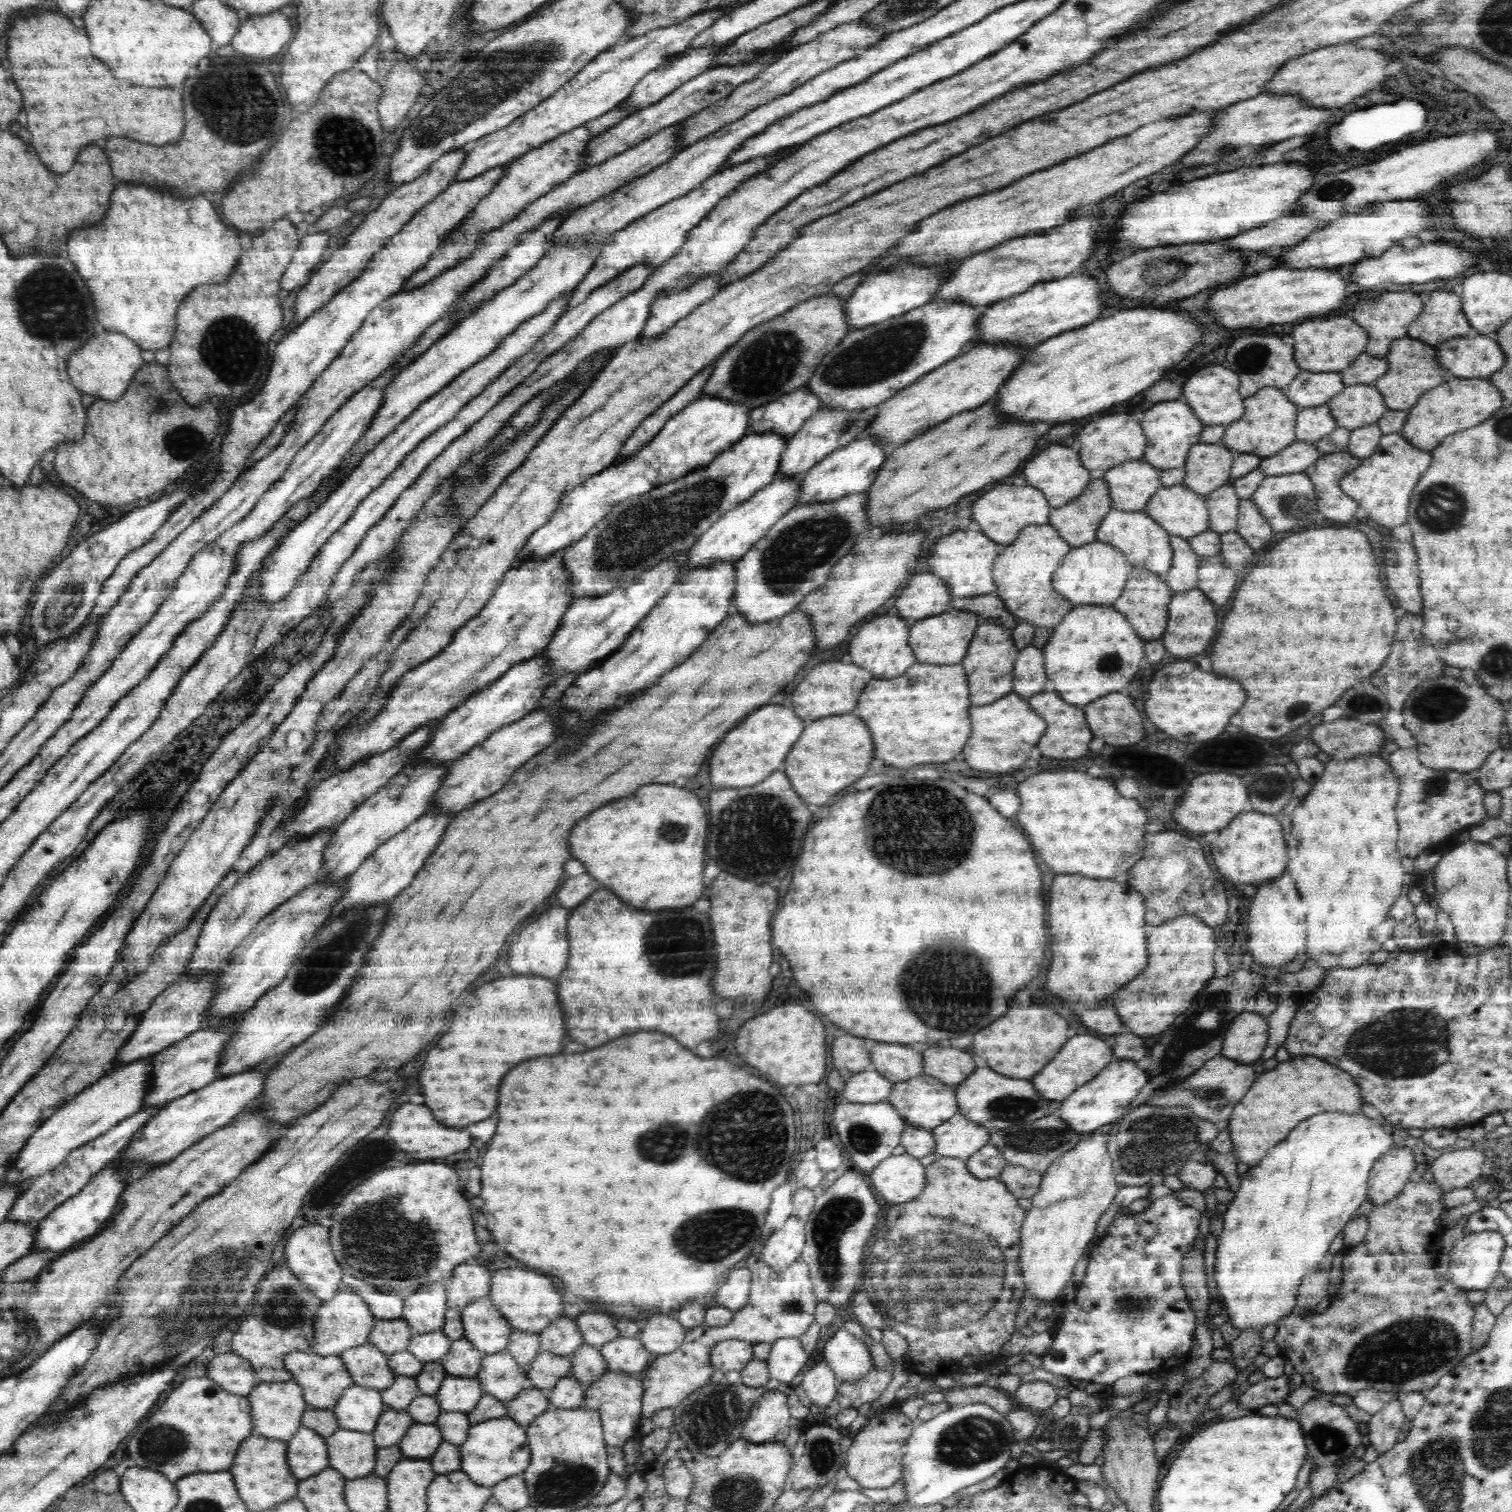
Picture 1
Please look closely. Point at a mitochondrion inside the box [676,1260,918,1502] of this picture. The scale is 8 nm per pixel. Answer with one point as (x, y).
(708, 1421)

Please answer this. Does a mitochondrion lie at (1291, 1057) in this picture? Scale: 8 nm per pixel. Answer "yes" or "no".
no

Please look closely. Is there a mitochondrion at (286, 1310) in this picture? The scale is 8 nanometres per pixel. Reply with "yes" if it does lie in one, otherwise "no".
yes

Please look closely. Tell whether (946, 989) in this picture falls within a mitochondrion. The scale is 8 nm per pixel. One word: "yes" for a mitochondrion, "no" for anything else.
yes

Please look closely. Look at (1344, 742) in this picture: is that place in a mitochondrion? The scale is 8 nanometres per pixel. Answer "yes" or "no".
no

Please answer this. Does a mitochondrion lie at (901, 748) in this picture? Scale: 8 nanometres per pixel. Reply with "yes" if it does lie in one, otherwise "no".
no

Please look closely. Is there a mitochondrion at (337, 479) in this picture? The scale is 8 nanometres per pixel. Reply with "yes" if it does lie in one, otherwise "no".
no

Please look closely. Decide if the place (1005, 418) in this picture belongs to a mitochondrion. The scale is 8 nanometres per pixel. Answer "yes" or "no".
no

